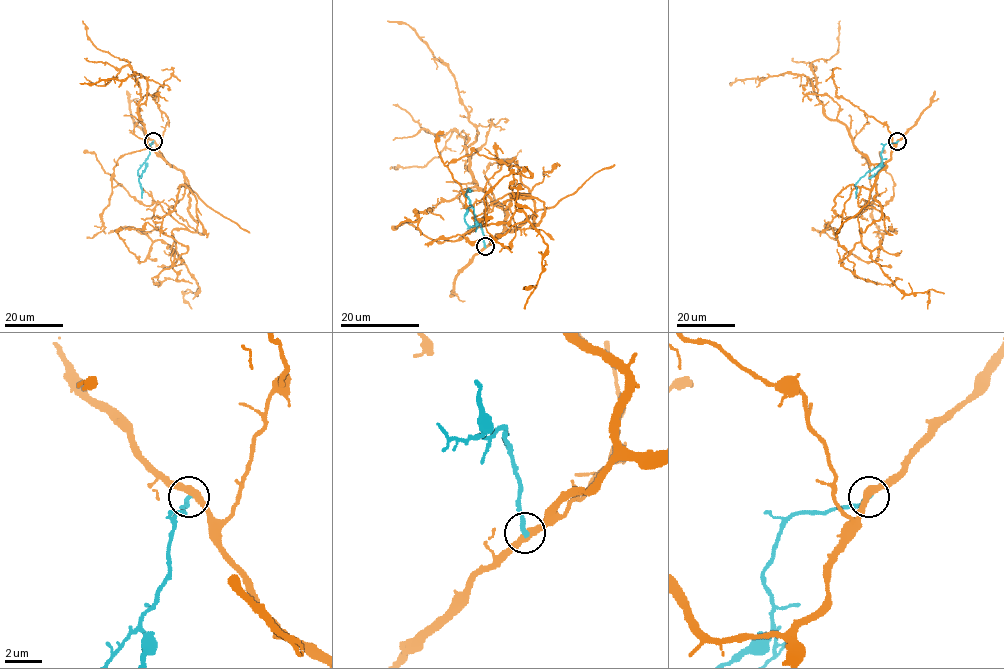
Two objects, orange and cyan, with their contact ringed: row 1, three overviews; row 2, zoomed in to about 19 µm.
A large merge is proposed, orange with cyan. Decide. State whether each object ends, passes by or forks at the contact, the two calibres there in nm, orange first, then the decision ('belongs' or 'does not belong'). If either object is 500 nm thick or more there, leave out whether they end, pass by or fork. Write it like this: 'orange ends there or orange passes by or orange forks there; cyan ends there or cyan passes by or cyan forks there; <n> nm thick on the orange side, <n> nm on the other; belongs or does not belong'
orange passes by; cyan ends there; 380 nm thick on the orange side, 280 nm on the other; does not belong

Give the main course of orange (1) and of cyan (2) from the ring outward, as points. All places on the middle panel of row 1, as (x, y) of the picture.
1: (485, 246), (529, 216), (536, 225), (544, 203), (510, 195), (514, 214), (485, 225), (443, 162), (444, 132)
2: (485, 246), (480, 224), (474, 225), (475, 214), (466, 195), (470, 190)

